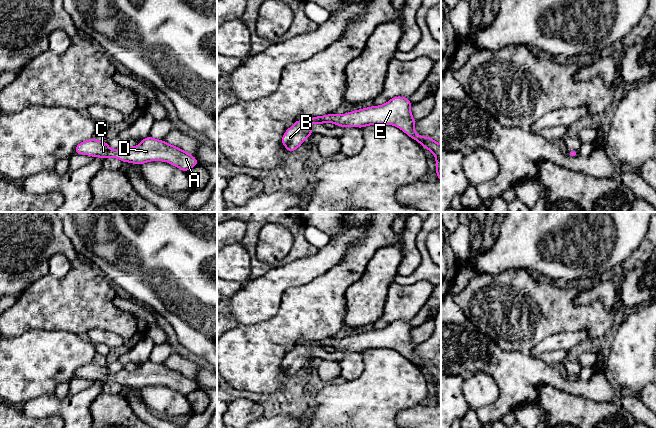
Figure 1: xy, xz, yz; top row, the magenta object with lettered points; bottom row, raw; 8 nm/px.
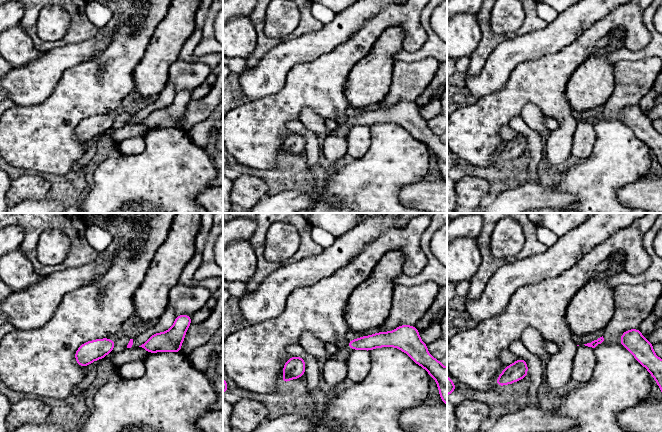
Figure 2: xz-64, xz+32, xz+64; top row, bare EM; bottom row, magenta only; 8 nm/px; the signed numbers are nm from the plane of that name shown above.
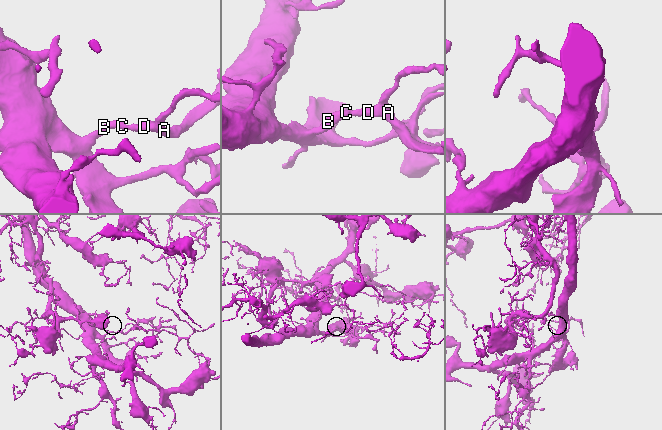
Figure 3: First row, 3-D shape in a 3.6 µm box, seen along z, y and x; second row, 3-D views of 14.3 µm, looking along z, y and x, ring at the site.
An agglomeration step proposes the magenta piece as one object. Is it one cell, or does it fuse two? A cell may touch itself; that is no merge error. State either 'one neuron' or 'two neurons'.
one neuron

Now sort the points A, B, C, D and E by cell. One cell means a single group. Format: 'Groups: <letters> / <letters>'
Groups: A B C D E

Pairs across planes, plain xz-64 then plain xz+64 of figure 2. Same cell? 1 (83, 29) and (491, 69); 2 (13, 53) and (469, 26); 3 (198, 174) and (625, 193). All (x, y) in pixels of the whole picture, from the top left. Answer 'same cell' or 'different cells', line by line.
1: different cells
2: same cell
3: different cells

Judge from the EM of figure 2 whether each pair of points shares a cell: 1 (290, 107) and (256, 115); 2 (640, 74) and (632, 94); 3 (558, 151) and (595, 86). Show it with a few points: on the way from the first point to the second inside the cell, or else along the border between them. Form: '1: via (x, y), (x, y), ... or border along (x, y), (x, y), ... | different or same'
1: via (282, 107), (270, 115), (264, 115) | same
2: via (635, 79), (632, 82), (632, 89) | same
3: border along (566, 87), (565, 98), (572, 110) | different

